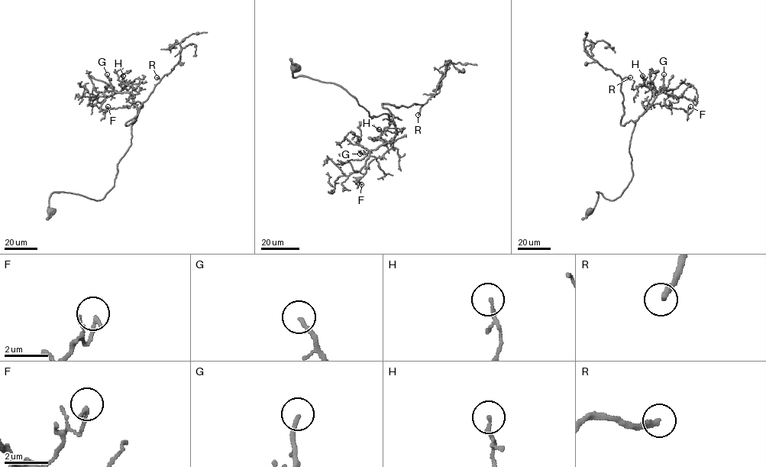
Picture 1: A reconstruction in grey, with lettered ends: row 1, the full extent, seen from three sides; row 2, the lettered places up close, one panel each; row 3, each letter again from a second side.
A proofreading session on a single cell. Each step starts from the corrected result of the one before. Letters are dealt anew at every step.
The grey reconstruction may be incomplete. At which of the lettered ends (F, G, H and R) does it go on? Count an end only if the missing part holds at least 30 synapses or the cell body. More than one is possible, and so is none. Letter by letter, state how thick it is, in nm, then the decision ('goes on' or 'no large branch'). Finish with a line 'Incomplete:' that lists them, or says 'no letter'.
F: 180 nm thick; no large branch
G: 170 nm thick; no large branch
H: 130 nm thick; no large branch
R: 280 nm thick; goes on
Incomplete: R

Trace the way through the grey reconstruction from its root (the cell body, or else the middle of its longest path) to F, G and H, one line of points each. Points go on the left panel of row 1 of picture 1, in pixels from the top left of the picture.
F: (51, 212), (54, 192), (101, 200), (114, 186), (137, 108), (108, 106)
G: (51, 212), (54, 192), (101, 199), (130, 144), (137, 108), (107, 74)
H: (51, 212), (54, 192), (101, 200), (114, 186), (137, 113), (123, 76)

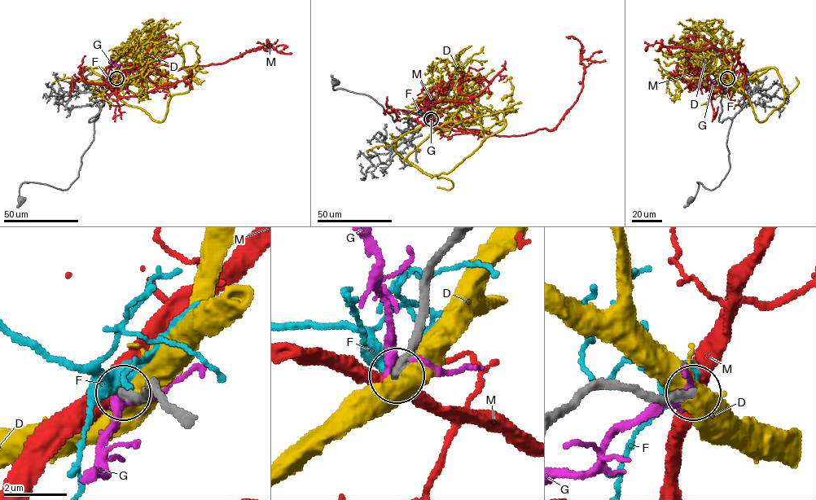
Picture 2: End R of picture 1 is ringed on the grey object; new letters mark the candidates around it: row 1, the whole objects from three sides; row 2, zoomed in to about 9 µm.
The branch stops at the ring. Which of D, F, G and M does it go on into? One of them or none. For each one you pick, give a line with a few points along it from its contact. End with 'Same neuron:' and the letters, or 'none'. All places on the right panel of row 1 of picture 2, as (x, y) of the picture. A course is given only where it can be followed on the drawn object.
Same neuron: none

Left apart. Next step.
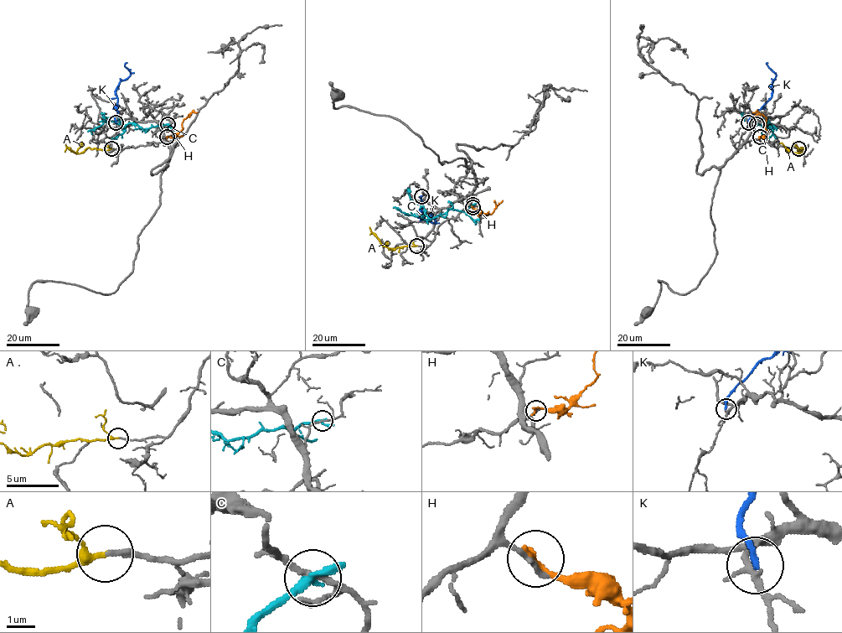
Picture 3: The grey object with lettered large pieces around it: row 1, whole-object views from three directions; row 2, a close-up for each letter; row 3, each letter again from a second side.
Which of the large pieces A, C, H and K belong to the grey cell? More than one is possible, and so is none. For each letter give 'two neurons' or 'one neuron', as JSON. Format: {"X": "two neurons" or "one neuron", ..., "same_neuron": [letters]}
{"A": "one neuron", "C": "two neurons", "H": "two neurons", "K": "two neurons", "same_neuron": ["A"]}

